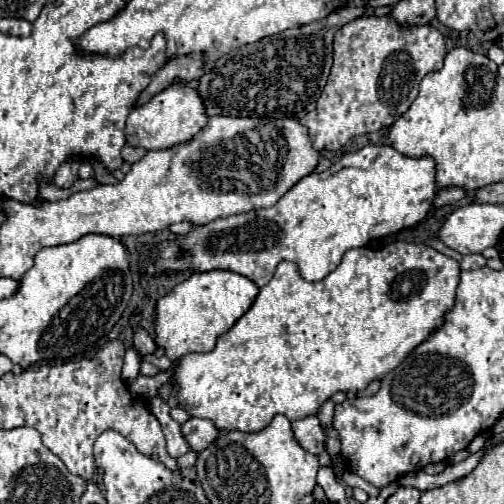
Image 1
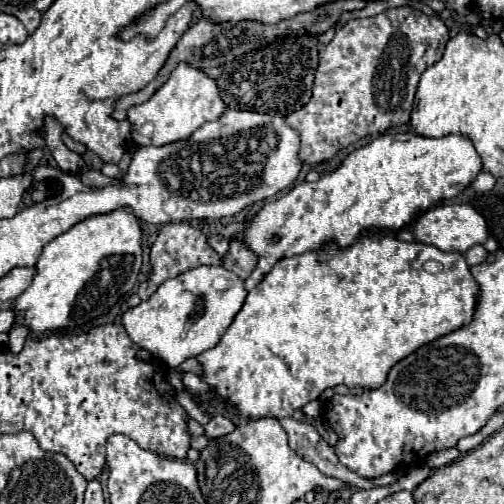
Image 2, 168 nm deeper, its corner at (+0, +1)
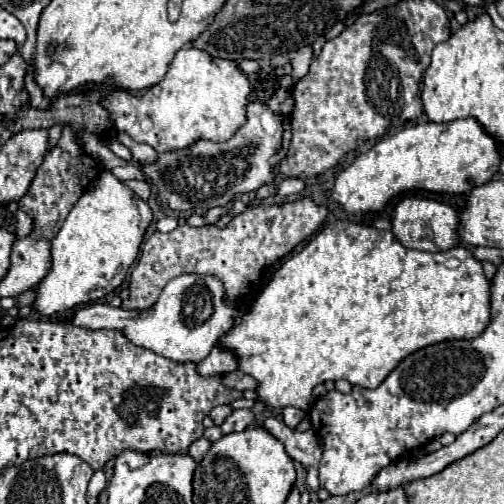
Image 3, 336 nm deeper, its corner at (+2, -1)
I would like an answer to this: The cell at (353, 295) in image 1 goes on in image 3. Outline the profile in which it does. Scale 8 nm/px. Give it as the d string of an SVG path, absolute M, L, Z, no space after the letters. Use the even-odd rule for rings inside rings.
M333 221L333 223L327 223L299 253L287 257L281 263L281 267L275 269L275 273L271 275L271 281L265 285L261 295L251 303L249 311L241 317L241 323L233 325L225 335L221 335L221 339L217 341L217 347L231 351L235 355L237 369L245 375L251 375L257 381L257 389L255 389L257 399L263 401L267 407L285 409L285 407L293 405L297 409L309 411L311 409L311 391L319 383L345 379L351 385L375 389L397 367L397 363L401 359L415 353L417 349L423 349L433 343L449 341L449 339L473 339L473 337L481 335L487 325L489 325L489 281L483 275L481 263L471 255L471 251L467 247L459 245L459 247L453 247L451 251L427 253L427 251L403 247L391 231L357 225L351 221Z

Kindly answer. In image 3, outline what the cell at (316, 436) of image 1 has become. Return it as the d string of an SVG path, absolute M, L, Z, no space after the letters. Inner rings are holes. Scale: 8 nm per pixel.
M269 417L263 427L285 445L285 451L293 461L305 467L307 485L313 491L319 491L319 461L323 457L323 441L317 437L317 433L313 429L291 429L277 417Z

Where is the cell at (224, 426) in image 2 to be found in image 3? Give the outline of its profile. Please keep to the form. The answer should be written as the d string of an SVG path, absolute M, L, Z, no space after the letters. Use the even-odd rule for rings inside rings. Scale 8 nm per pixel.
M237 409L223 421L221 433L227 435L227 433L233 433L233 431L243 431L245 427L251 425L251 421L253 421L251 409Z

